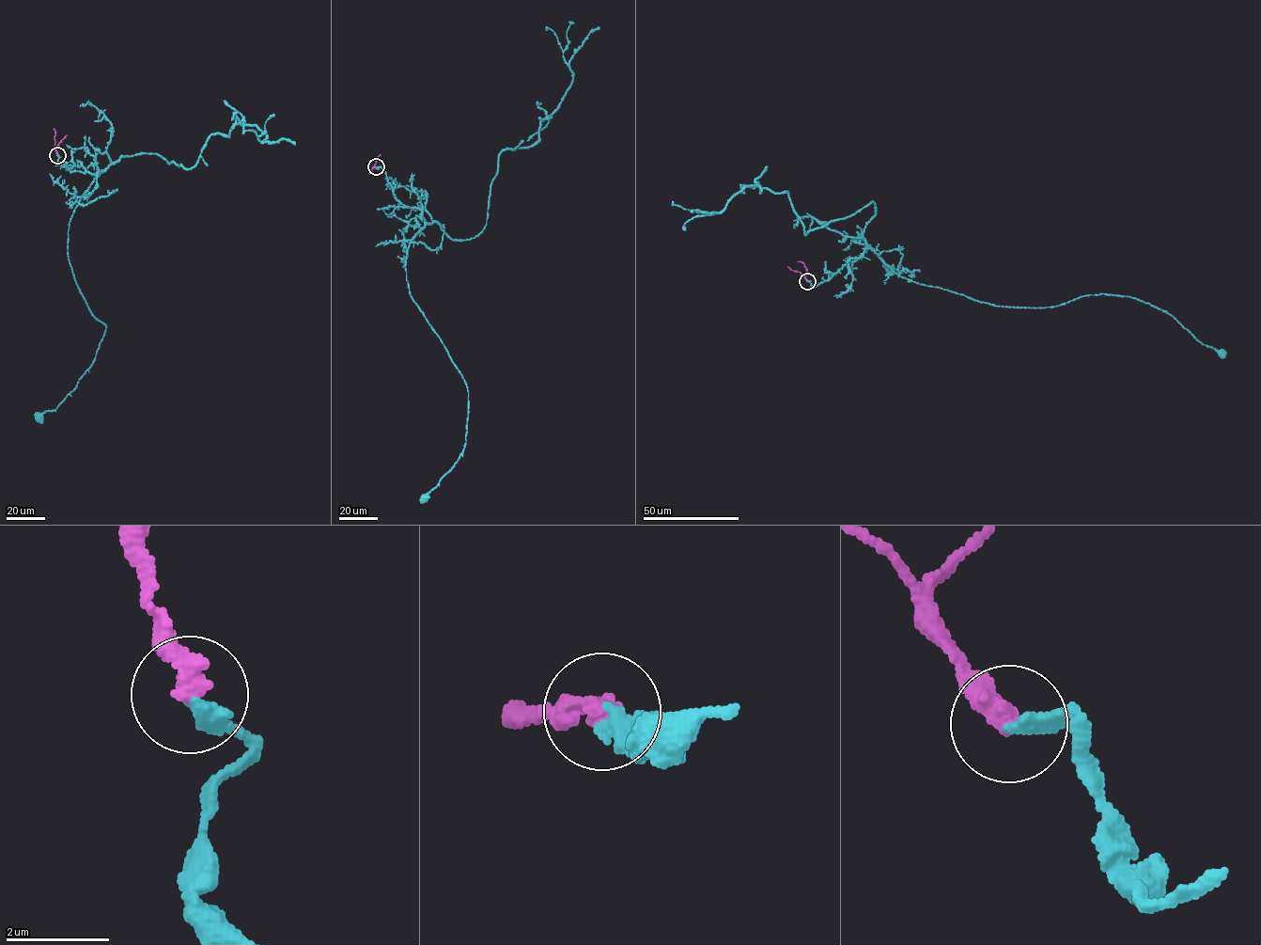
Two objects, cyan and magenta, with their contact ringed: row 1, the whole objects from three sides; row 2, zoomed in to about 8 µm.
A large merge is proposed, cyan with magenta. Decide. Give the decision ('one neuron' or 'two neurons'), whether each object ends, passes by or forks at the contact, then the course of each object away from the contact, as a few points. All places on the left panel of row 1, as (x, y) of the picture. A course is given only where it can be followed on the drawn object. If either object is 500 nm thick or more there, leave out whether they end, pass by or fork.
one neuron | cyan ends | magenta ends | cyan via (57, 155), (68, 169), (101, 172), (75, 209), (67, 247), (80, 292), (105, 329), (76, 386), (39, 417) | magenta via (57, 155), (54, 129)

